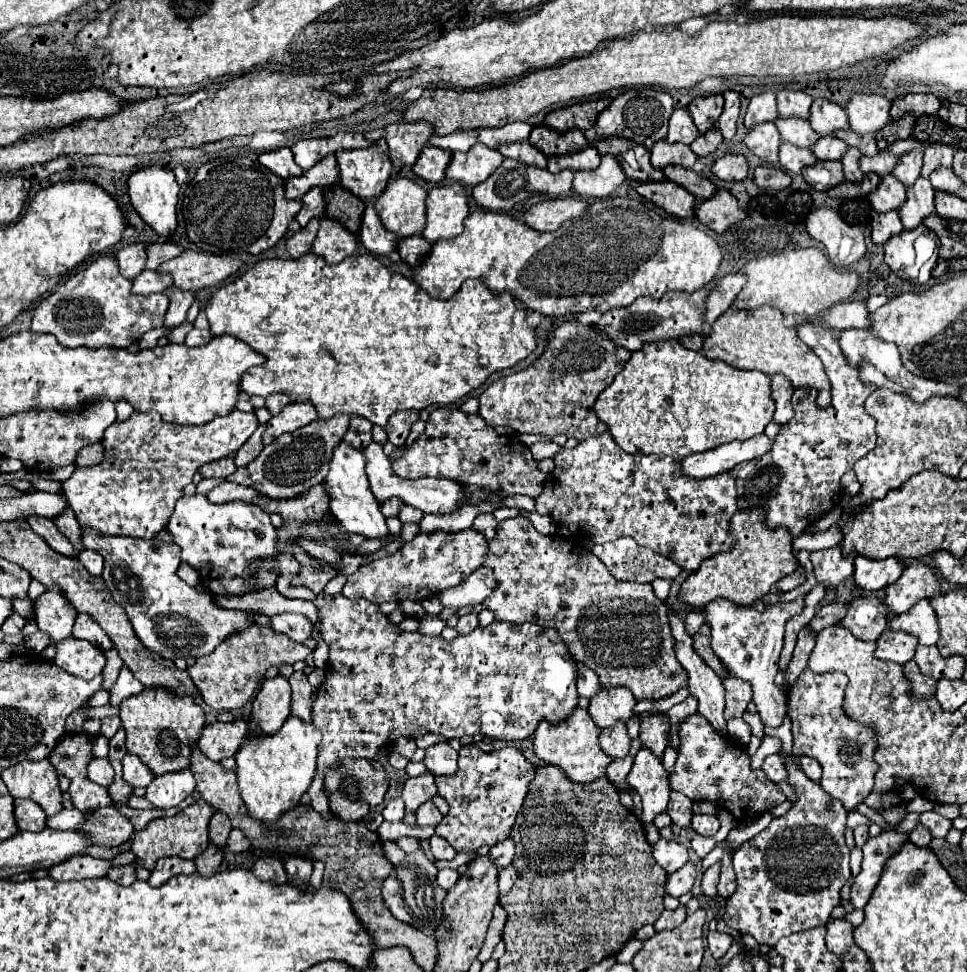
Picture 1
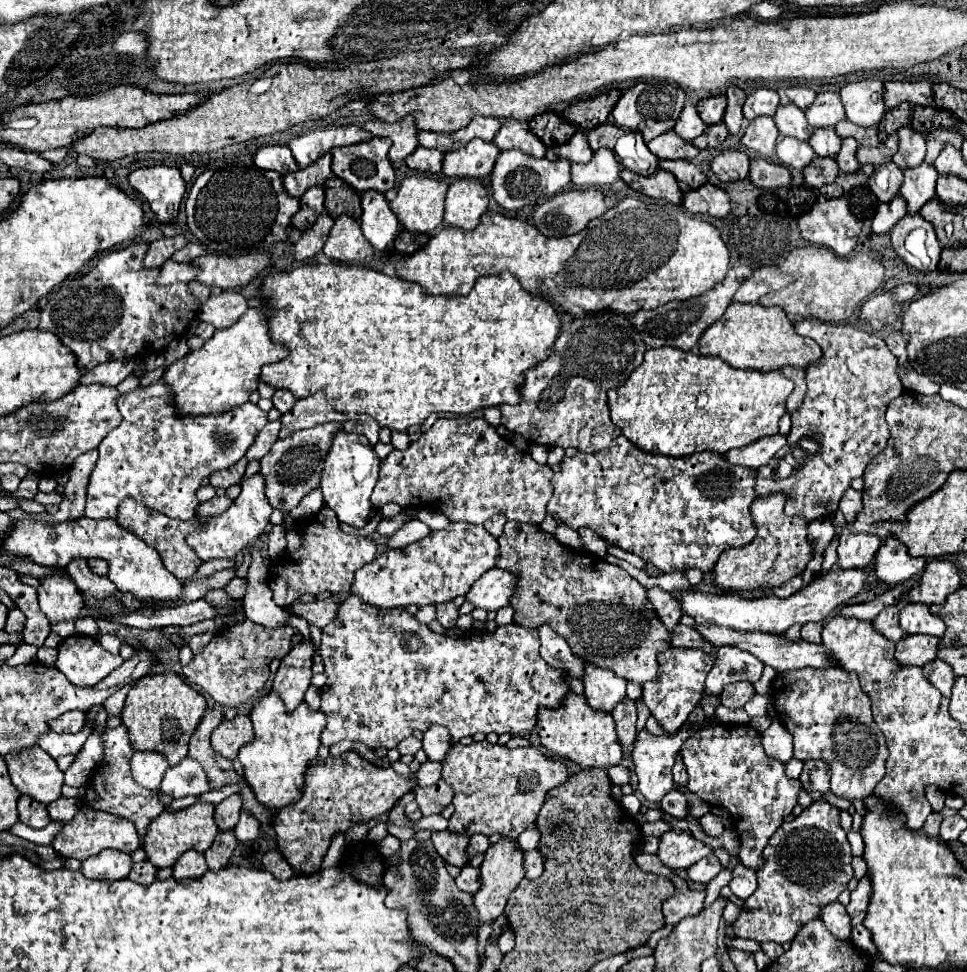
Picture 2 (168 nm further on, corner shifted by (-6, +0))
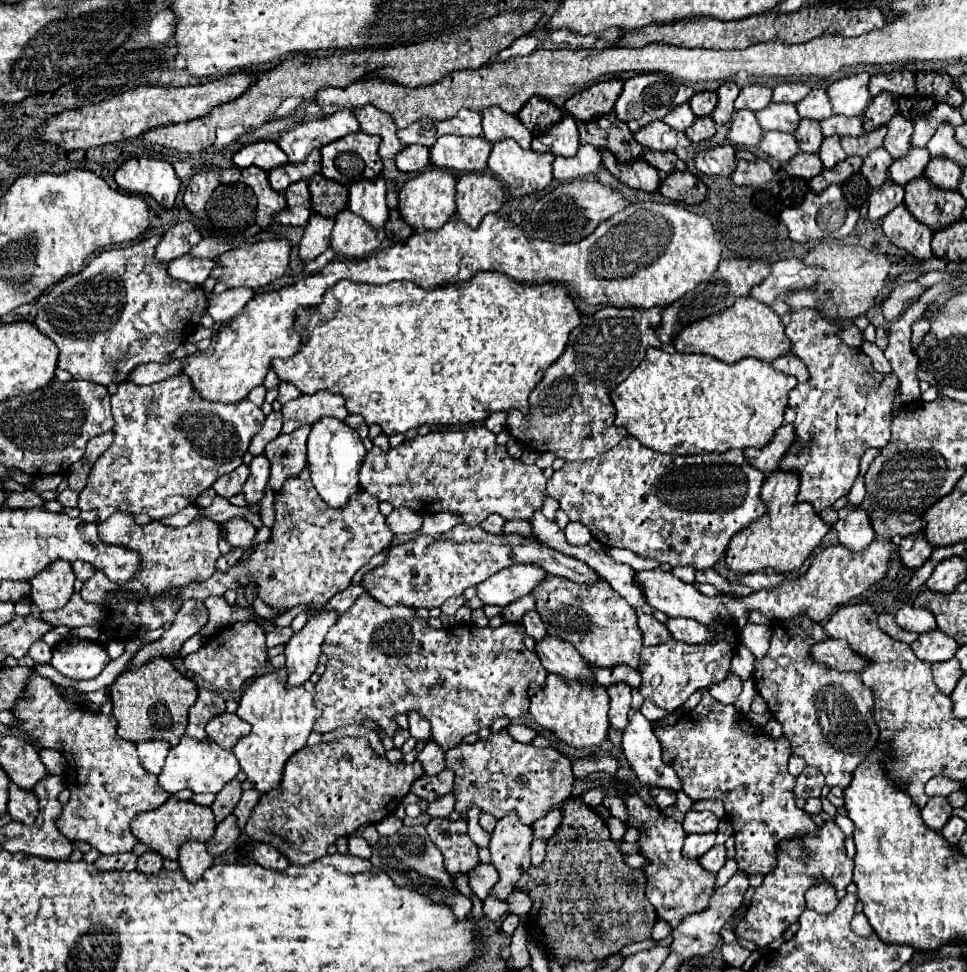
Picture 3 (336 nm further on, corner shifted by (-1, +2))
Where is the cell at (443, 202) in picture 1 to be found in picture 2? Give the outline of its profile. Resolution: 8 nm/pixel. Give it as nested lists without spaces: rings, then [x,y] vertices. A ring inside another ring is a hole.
[[[457,179],[449,185],[445,197],[445,227],[473,229],[479,225],[479,217],[487,211],[487,189],[479,179]]]

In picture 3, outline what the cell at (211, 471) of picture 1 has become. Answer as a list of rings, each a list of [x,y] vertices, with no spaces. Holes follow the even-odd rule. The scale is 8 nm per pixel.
[[[240,465],[238,469],[234,469],[234,473],[228,473],[226,477],[220,477],[216,483],[214,483],[214,491],[216,495],[224,497],[224,499],[230,499],[232,495],[238,495],[242,491],[242,485],[246,483],[250,475],[250,469],[248,465]]]

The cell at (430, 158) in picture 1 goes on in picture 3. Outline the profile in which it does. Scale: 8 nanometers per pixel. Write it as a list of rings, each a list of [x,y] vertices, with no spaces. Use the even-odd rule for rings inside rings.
[[[410,145],[404,147],[398,155],[396,155],[396,167],[402,173],[414,173],[414,171],[422,171],[430,165],[430,157],[428,157],[428,149],[422,145]]]

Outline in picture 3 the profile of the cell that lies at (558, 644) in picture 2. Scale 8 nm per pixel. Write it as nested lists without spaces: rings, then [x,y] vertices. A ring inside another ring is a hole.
[[[526,611],[524,617],[522,617],[522,625],[526,629],[526,633],[532,637],[532,639],[542,639],[546,635],[546,629],[542,625],[542,619],[538,615],[538,611]]]

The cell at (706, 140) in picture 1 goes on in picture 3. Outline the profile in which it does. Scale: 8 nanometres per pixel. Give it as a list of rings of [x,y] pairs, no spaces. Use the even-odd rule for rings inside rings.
[[[710,115],[698,117],[698,119],[686,129],[686,137],[688,137],[690,141],[694,141],[694,143],[704,141],[704,139],[710,139],[714,133],[716,133],[716,123],[712,121]]]

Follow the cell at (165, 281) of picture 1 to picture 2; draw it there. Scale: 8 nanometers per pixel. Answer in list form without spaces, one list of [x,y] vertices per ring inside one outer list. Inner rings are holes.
[[[167,261],[161,265],[159,269],[159,277],[157,277],[157,283],[159,285],[173,285],[173,283],[179,283],[179,281],[193,281],[195,279],[195,267],[191,267],[189,263],[177,263],[177,261]]]

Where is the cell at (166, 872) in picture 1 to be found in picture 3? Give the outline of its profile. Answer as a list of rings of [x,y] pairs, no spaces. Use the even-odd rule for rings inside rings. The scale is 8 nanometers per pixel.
[[[188,841],[186,845],[182,845],[178,861],[182,865],[180,871],[186,875],[186,879],[190,883],[196,883],[202,877],[204,869],[208,869],[214,863],[214,857],[208,853],[206,843],[202,843],[202,841]]]

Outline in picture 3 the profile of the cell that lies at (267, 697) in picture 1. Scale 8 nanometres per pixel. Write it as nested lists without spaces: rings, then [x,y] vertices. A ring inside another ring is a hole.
[[[326,611],[320,615],[312,615],[302,631],[294,633],[286,643],[286,671],[288,671],[288,687],[302,685],[310,679],[310,675],[318,667],[318,659],[322,655],[322,643],[330,627],[338,621],[334,611]]]

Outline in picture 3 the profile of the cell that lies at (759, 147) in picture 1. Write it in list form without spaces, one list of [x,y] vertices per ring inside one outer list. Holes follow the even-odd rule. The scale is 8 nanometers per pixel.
[[[740,109],[732,115],[732,125],[728,131],[728,139],[734,145],[744,145],[744,147],[754,147],[758,145],[762,137],[762,129],[750,109]]]

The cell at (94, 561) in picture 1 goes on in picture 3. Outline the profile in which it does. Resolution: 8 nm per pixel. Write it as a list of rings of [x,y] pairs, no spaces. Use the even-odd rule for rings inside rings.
[[[74,561],[72,563],[72,567],[74,567],[74,573],[76,573],[76,577],[80,579],[80,581],[86,581],[96,569],[94,569],[94,565],[90,565],[90,563],[84,563],[84,561]]]

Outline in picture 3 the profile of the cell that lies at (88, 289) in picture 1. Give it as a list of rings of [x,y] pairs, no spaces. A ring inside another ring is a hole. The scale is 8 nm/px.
[[[154,235],[154,237],[148,237],[148,239],[142,239],[142,241],[134,243],[134,245],[130,245],[130,247],[120,247],[120,249],[112,249],[112,251],[102,251],[102,253],[96,255],[78,275],[66,277],[64,281],[56,283],[56,285],[48,291],[44,303],[42,303],[40,309],[38,309],[38,315],[36,315],[36,321],[34,321],[34,323],[36,323],[36,327],[38,327],[42,333],[46,333],[46,335],[56,343],[56,347],[60,349],[58,367],[64,369],[64,371],[68,371],[68,373],[72,375],[72,379],[86,379],[86,381],[94,381],[94,383],[104,385],[104,387],[108,387],[110,383],[128,381],[130,373],[132,373],[138,365],[144,365],[144,363],[168,363],[168,361],[172,359],[172,353],[200,327],[200,319],[202,319],[202,315],[206,313],[206,305],[208,305],[206,295],[204,295],[202,287],[190,285],[190,283],[186,283],[186,281],[172,279],[172,277],[168,275],[168,271],[166,271],[166,269],[168,269],[168,263],[162,263],[162,261],[158,261],[158,259],[154,257],[154,249],[156,249],[156,245],[160,243],[160,239],[162,239],[162,235]]]

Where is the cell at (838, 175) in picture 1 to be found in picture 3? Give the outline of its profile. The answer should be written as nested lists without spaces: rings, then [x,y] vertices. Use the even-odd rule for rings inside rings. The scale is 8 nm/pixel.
[[[798,153],[794,155],[788,163],[786,163],[786,173],[792,177],[802,177],[802,179],[812,179],[818,175],[818,171],[822,171],[822,163],[818,159],[818,155],[810,155],[810,153]]]

